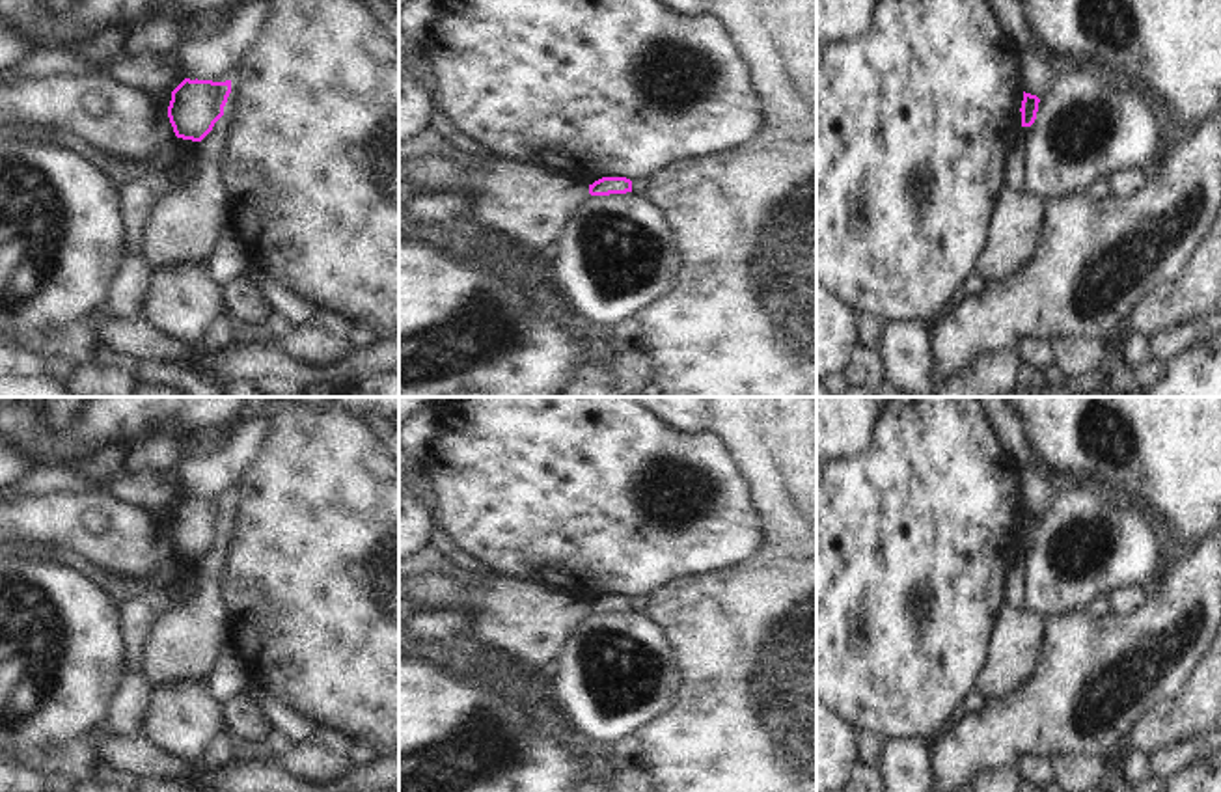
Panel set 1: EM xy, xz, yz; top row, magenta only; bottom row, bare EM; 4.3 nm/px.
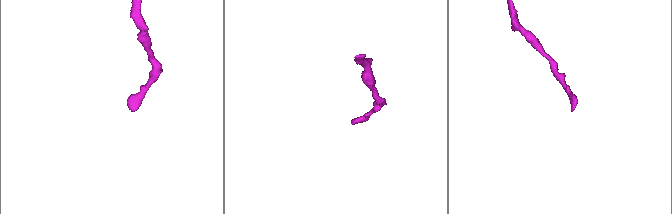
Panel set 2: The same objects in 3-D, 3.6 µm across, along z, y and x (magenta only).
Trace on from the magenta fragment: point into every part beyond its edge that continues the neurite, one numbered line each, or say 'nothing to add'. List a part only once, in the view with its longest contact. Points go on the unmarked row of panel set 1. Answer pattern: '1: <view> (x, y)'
nothing to add

